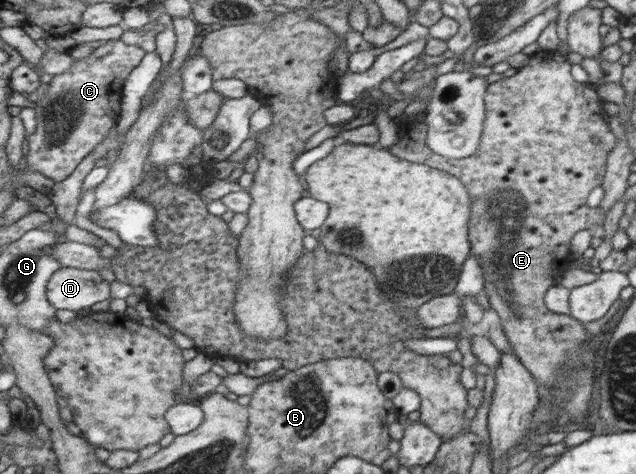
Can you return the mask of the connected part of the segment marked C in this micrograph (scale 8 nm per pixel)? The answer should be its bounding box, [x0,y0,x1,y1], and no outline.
[21,39,147,183]

